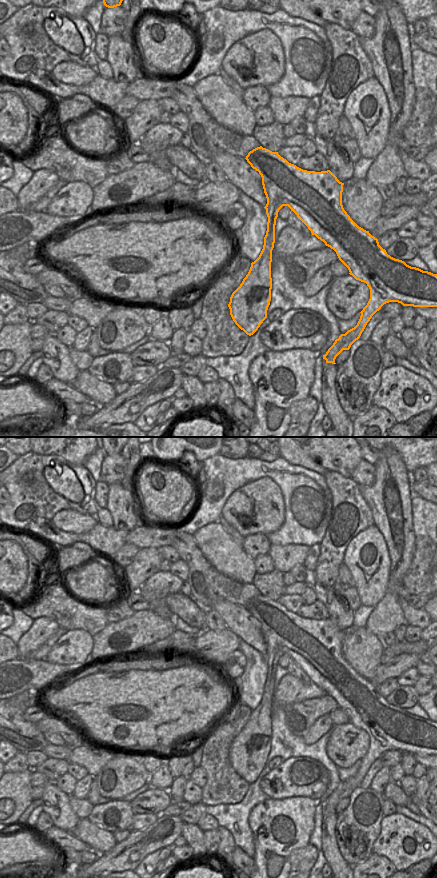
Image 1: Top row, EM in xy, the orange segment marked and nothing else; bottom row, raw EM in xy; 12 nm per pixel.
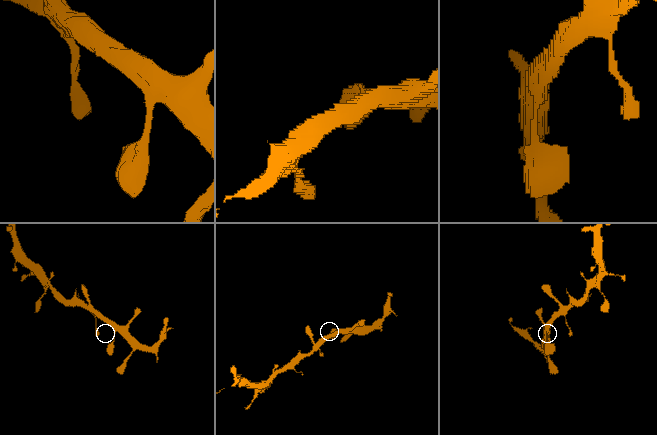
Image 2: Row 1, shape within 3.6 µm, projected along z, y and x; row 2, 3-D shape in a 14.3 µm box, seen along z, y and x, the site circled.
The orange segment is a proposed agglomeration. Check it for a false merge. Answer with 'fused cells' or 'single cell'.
single cell

